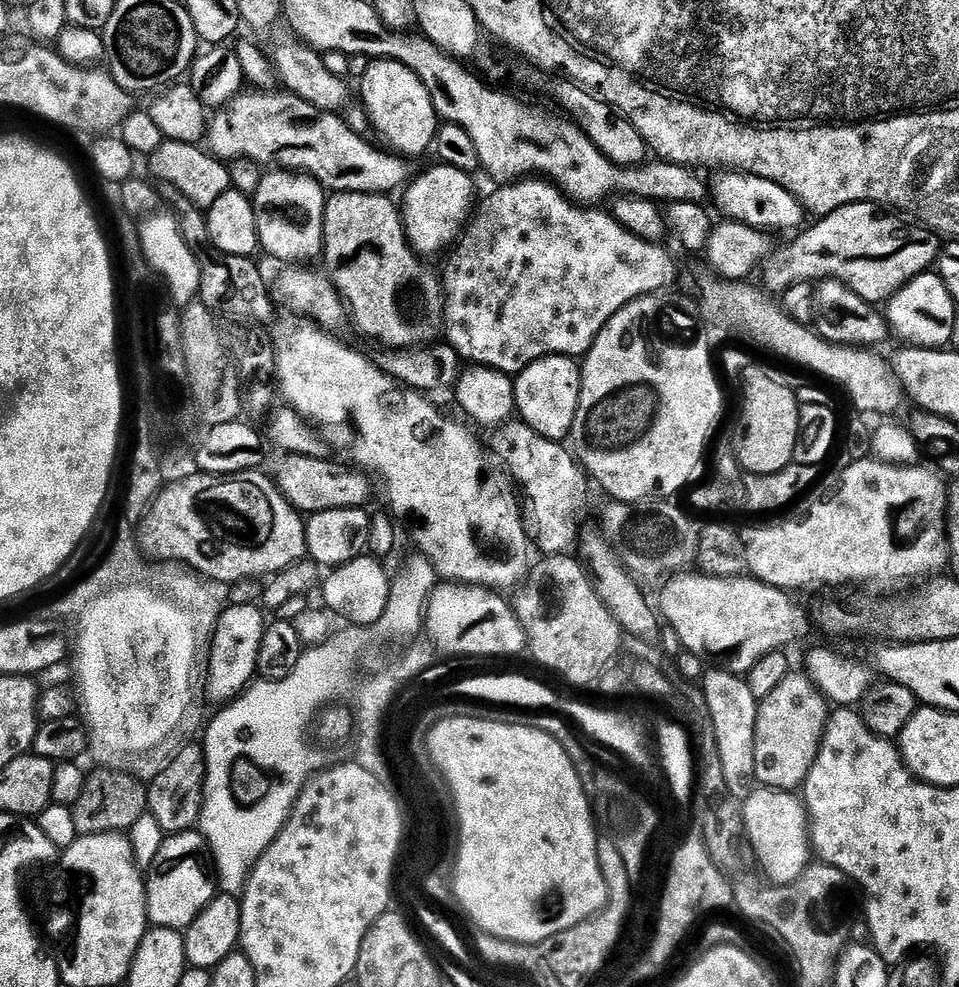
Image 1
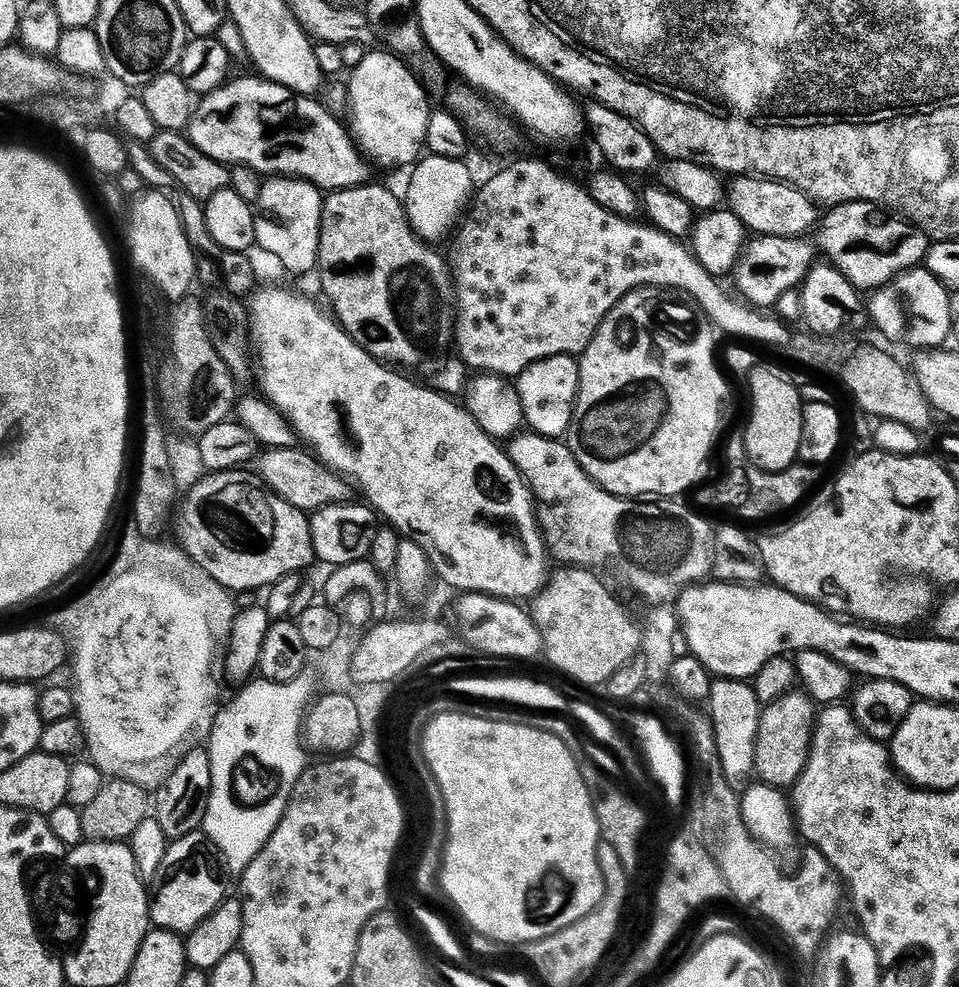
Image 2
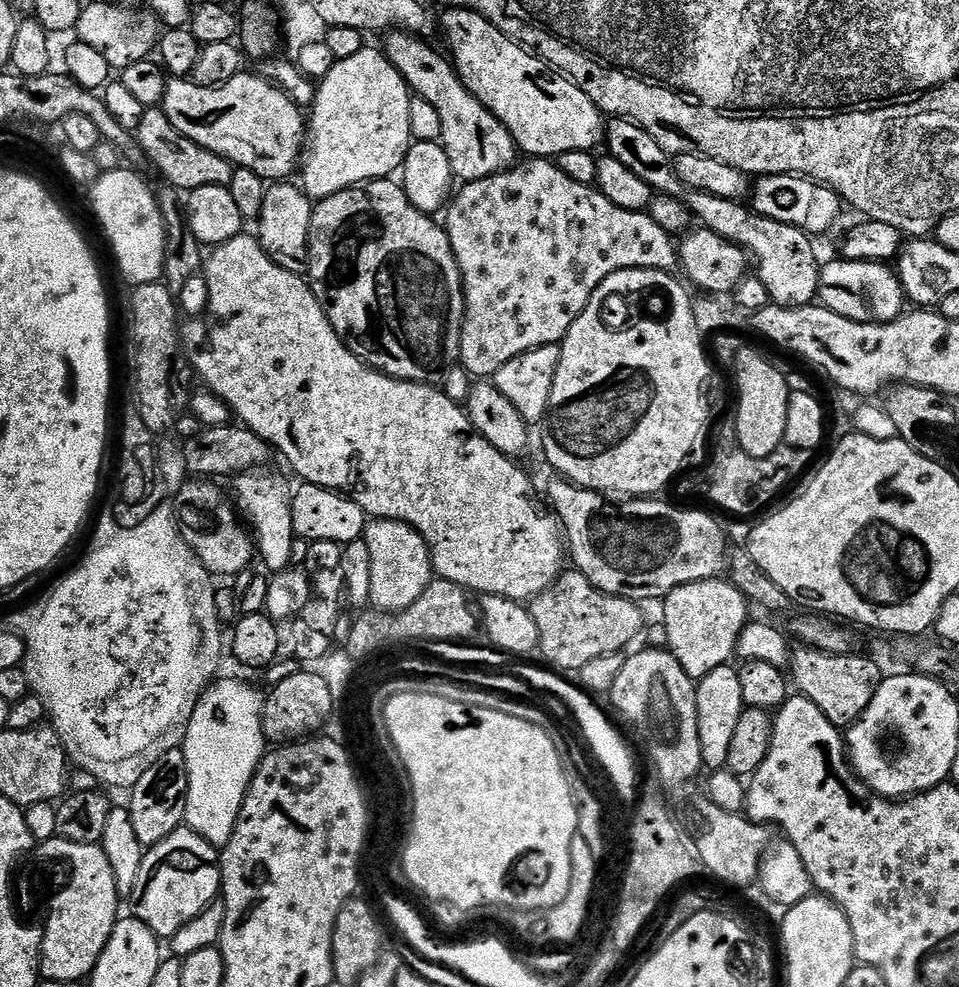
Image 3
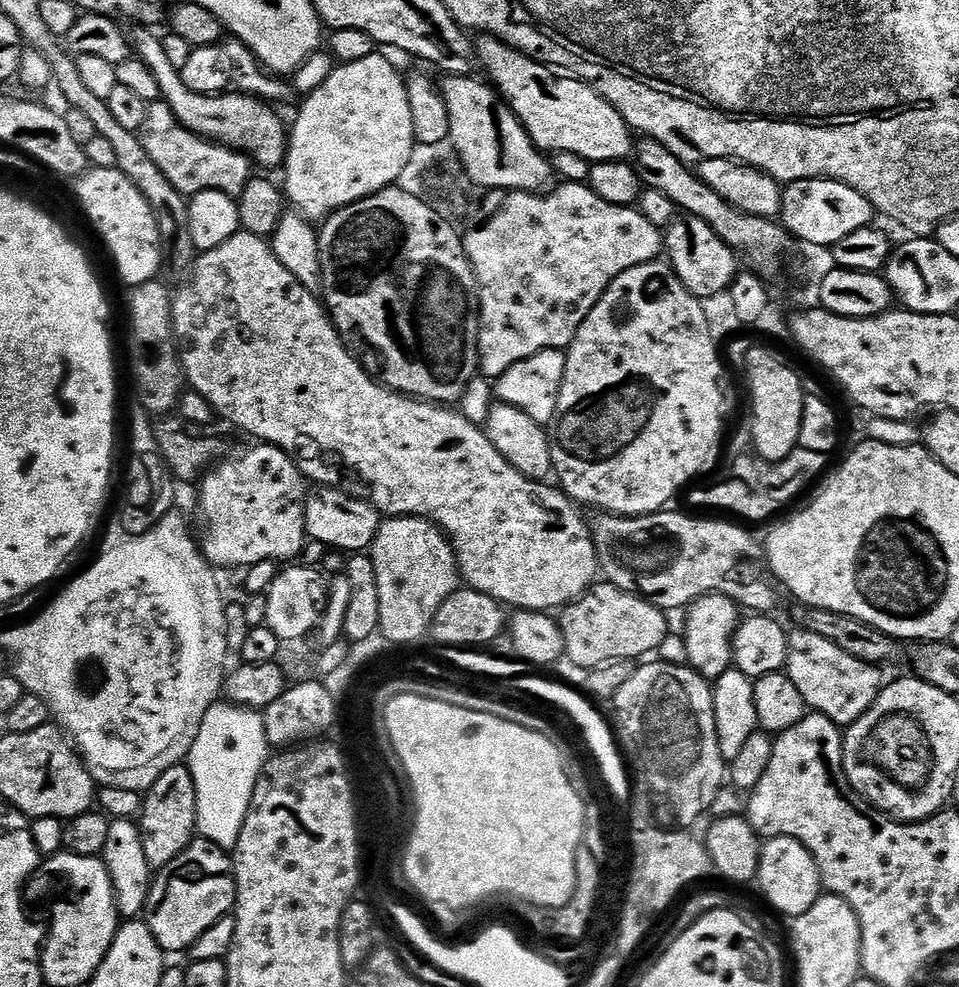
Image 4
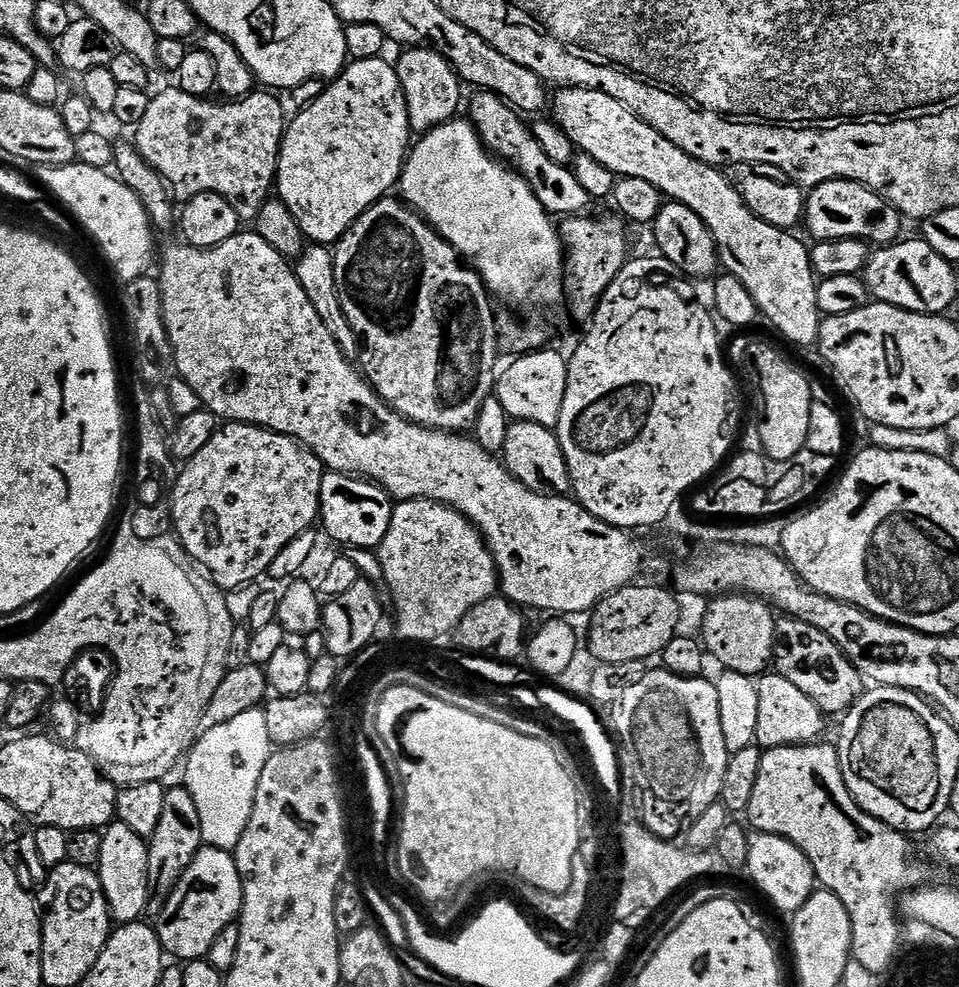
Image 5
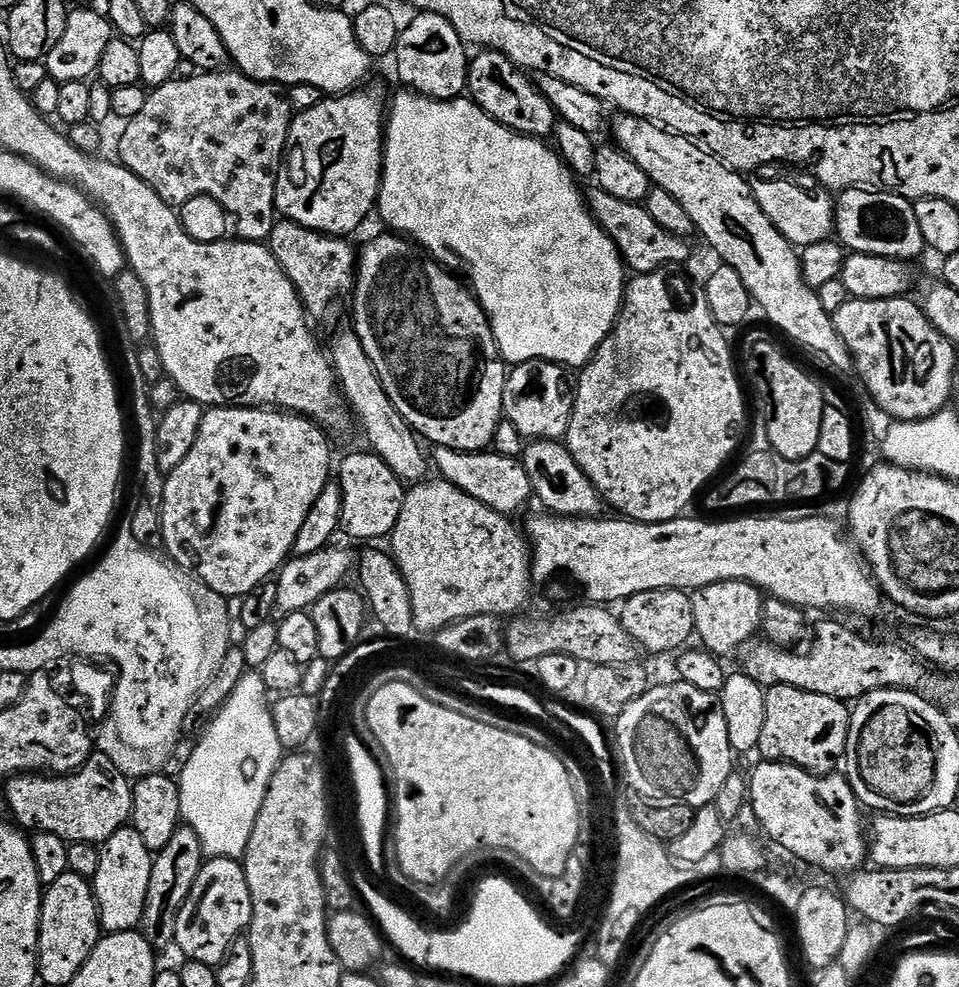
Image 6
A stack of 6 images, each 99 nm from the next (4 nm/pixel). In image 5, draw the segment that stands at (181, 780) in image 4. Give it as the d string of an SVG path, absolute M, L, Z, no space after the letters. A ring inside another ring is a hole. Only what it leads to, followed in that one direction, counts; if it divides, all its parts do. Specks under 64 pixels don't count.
M186 786L169 787L164 798L162 816L152 837L148 840L147 876L148 887L160 898L166 898L176 888L182 874L193 861L194 854L204 846L201 818L197 803Z

